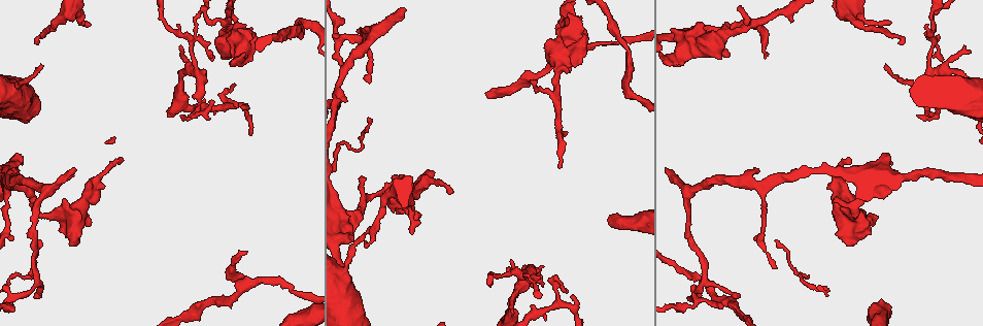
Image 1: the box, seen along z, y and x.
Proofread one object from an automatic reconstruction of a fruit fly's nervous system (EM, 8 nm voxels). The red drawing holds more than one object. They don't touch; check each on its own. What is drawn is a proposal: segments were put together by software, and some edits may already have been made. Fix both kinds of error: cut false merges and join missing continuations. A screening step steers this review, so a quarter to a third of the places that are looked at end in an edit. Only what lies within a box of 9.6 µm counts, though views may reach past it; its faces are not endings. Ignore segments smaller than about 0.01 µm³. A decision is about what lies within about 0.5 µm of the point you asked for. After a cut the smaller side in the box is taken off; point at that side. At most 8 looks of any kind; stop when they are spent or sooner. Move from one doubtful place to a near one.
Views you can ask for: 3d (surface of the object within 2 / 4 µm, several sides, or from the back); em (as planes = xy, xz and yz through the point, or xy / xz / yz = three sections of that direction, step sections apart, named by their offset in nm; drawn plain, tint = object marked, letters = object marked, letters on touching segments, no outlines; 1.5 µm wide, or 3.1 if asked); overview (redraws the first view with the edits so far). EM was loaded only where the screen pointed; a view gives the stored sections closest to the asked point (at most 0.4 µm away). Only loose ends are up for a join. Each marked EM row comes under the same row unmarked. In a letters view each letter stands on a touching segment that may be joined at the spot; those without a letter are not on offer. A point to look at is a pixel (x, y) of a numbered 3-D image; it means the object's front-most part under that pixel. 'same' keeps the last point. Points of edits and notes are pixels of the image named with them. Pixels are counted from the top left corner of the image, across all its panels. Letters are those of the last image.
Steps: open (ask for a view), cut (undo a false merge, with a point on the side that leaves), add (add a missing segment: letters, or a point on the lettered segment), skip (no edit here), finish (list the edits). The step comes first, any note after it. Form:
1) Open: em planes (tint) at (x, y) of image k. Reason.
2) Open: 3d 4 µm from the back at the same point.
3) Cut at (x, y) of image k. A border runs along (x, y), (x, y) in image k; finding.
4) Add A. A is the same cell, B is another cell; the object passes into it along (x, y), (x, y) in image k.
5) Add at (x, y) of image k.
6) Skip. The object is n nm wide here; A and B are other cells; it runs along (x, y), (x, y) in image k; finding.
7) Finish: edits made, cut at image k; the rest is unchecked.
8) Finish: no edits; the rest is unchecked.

Open: em planes (letters) at (709, 289) of image 1.

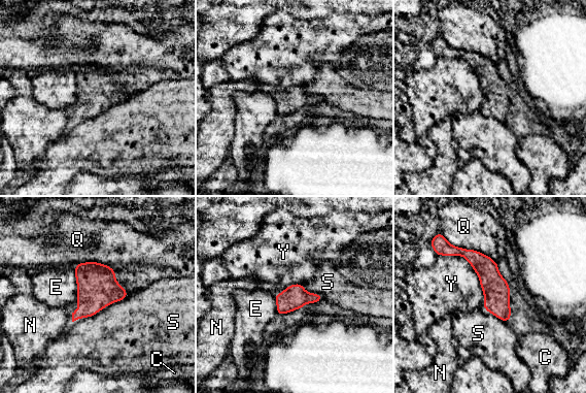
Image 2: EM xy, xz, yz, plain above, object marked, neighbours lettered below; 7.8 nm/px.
Skip. C, E, N, Q, S and Y are other cells; all the same cell.

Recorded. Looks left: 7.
Open: 3d 2 µm at (370, 83) of image 1.

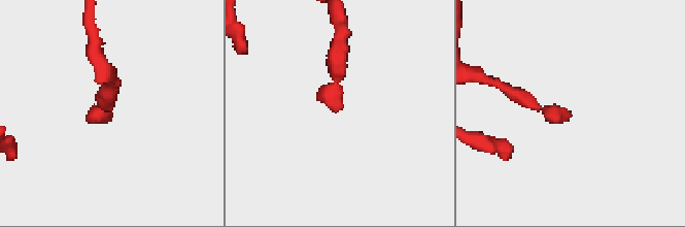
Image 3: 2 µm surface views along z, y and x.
Open: em xz step 4 (letters) at (571, 116) of image 3.

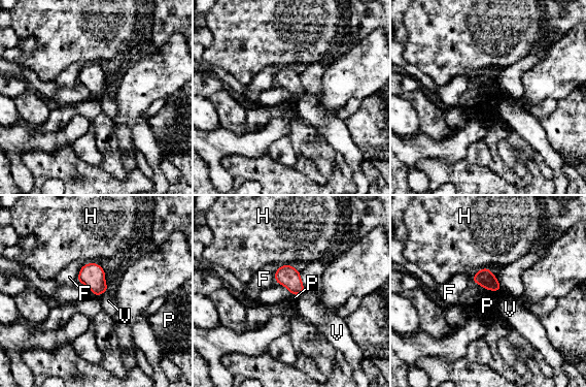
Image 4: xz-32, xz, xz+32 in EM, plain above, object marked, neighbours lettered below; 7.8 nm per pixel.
Skip. F, H, P and V are other cells; a border runs along (484, 287), (490, 290), (502, 289) in image 4; none of them fits.

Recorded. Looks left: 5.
Open: 3d 2 µm at (691, 189) of image 1. Branch point.

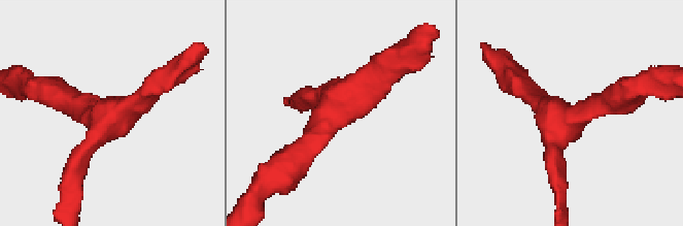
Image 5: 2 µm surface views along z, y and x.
Open: em planes (letters) at (99, 119) of image 5.

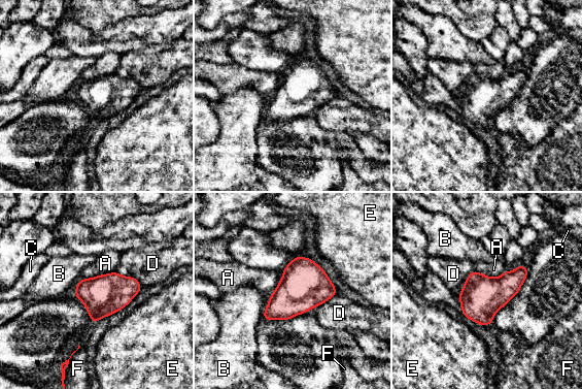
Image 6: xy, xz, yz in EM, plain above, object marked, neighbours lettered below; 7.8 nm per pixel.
Skip. The object is 320 nm wide here; A, B, C, D, E and F are other cells; a border runs along (114, 271), (81, 279), (74, 296) in image 6; one cell here.

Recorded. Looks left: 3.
Open: 3d 4 µm at (557, 304) of image 1. Thin neck.

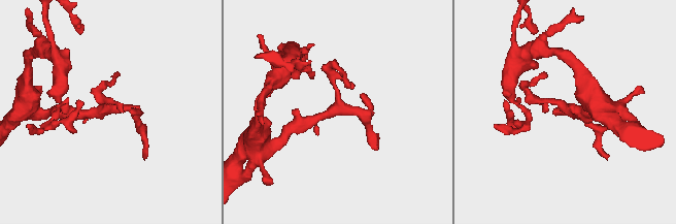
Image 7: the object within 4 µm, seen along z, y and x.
Open: em planes (tint) at (337, 109) of image 7.

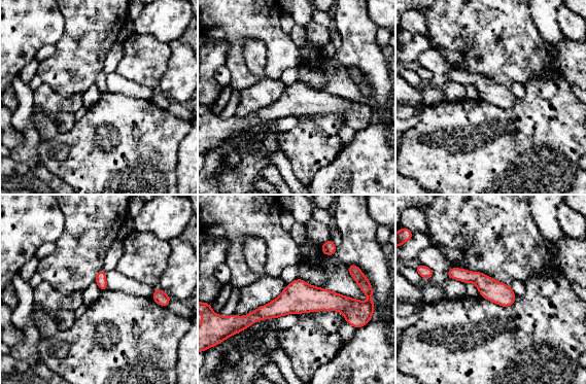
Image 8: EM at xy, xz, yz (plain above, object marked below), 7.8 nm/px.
Open: em planes (letters) at the same point.

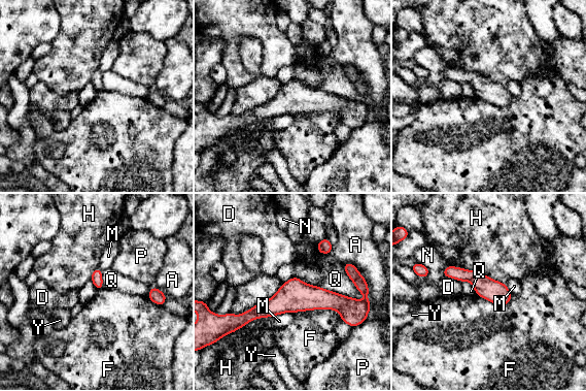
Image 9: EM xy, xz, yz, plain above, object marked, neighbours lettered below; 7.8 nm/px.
Skip. A, D, F, H, M, N, P, Q and Y are other cells; a border runs along (448, 265), (476, 269), (505, 284) in image 9; all the same cell.

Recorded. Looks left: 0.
Finish: no edits; the rest is unchecked.

